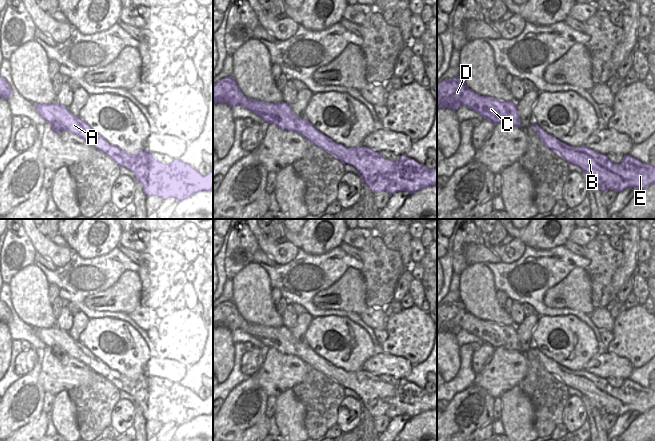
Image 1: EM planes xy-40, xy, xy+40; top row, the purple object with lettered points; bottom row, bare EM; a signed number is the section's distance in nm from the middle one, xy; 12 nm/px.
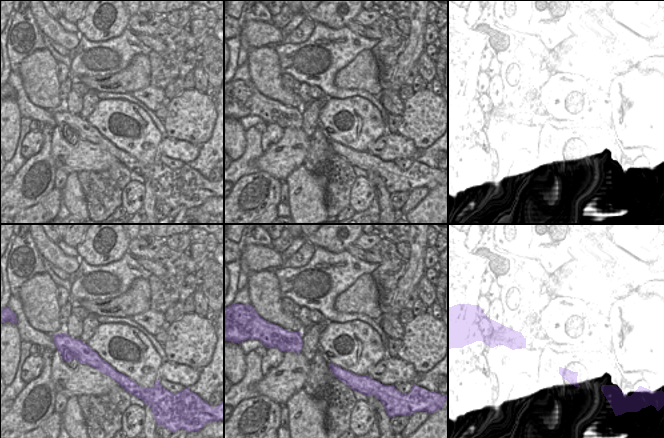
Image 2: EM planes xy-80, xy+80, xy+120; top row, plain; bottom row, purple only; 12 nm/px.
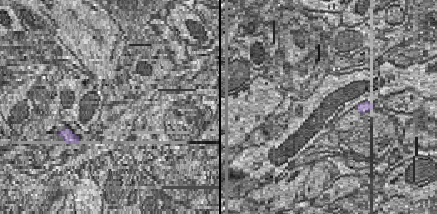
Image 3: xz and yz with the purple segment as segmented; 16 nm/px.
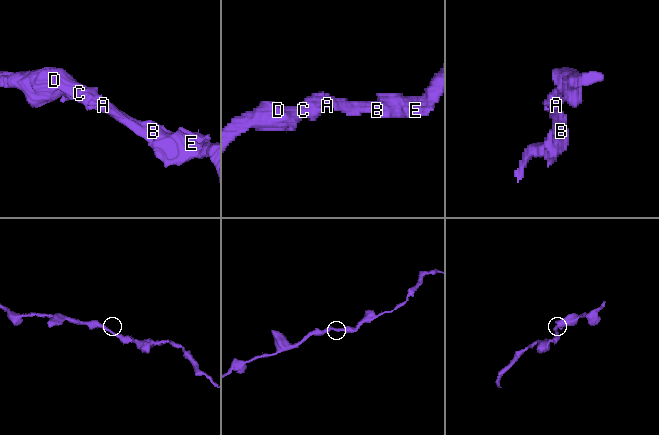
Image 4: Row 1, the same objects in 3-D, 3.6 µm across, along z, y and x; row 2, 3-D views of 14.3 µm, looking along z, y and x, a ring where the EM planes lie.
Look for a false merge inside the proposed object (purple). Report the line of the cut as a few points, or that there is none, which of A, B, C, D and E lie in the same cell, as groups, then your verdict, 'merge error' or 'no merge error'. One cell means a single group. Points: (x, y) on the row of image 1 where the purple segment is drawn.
no cut | A B C D E | no merge error

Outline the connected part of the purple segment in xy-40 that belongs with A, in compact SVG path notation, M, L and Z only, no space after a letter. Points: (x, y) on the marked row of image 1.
M59 103L36 104L35 111L59 133L69 131L91 144L125 167L135 175L146 196L158 196L163 200L175 198L179 202L199 191L213 188L213 170L206 176L189 164L174 159L170 164L157 161L152 152L140 150L128 154L117 146L112 146L79 117L71 114L67 107Z

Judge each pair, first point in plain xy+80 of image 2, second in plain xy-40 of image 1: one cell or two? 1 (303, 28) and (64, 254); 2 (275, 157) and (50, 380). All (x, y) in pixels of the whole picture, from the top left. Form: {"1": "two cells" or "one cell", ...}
{"1": "one cell", "2": "one cell"}

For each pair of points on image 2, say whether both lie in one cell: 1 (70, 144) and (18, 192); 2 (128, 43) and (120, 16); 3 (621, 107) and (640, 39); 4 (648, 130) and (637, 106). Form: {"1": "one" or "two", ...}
{"1": "two", "2": "two", "3": "two", "4": "one"}

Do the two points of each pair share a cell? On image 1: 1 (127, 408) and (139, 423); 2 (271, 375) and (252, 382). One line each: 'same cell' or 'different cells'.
1: different cells
2: different cells

